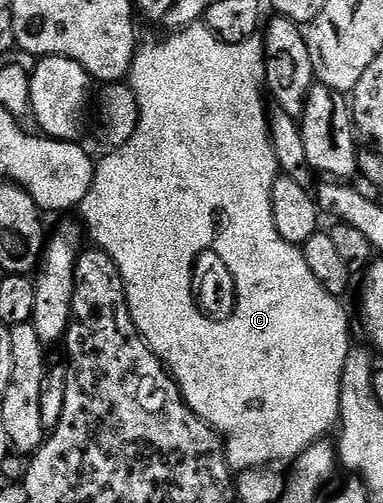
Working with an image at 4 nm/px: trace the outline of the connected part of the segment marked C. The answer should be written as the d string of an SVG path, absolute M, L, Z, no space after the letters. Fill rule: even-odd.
M203 23L189 25L167 36L171 37L164 41L151 41L144 49L142 46L136 52L131 64L129 84L135 92L139 108L137 131L121 148L110 150L105 154L107 156L98 160L93 183L89 187L89 193L79 204L77 213L85 226L86 236L91 236L95 240L92 242L109 254L113 263L117 263L127 306L137 331L149 348L159 356L164 369L175 378L185 403L189 403L195 414L223 438L228 465L235 471L263 469L274 466L271 464L282 457L298 457L313 442L324 440L330 434L327 432L331 428L336 428L340 420L341 371L353 347L351 321L343 310L343 301L330 294L310 271L302 248L285 243L285 239L277 235L277 227L273 223L271 188L279 172L271 143L269 109L268 106L263 106L265 78L262 40L253 36L236 45L230 45L218 41L213 31ZM202 257L209 260L207 269L198 265Z

